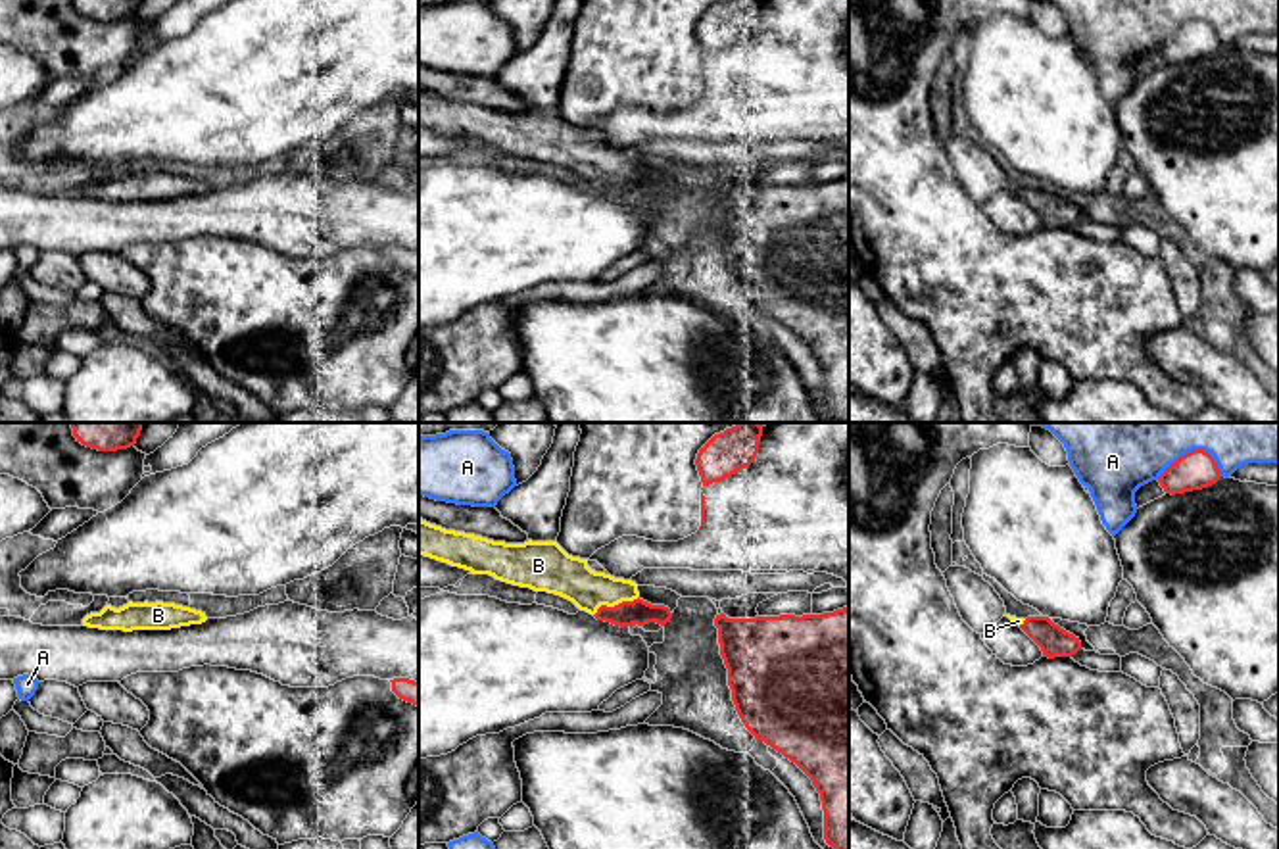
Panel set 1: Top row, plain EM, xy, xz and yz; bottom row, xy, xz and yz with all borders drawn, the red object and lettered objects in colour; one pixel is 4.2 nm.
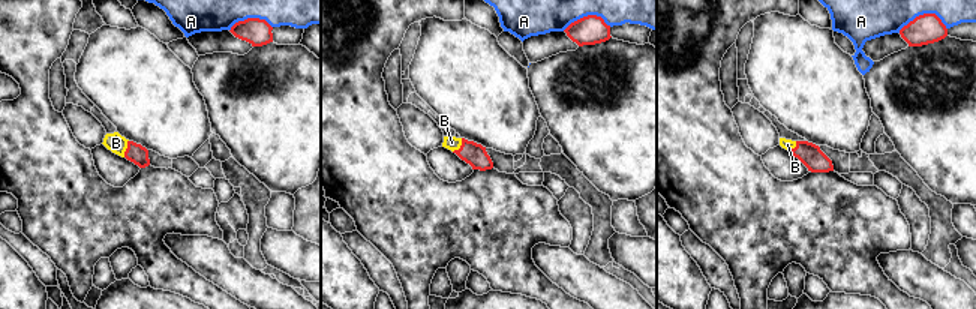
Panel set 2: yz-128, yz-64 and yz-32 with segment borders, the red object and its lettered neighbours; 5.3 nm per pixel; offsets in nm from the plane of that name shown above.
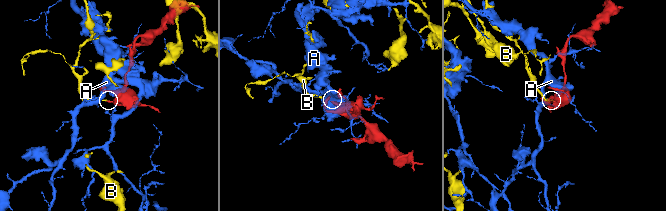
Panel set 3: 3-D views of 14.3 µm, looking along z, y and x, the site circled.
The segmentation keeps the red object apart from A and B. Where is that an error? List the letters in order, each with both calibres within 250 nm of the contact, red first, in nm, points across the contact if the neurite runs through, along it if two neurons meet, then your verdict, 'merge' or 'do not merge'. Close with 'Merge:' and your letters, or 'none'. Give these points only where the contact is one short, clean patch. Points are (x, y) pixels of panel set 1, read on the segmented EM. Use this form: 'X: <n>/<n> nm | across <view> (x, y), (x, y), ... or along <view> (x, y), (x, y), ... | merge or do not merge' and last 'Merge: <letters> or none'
A: 160/420 nm | do not merge
B: 110/180 nm | across xz (638, 611), (615, 606), (569, 577) | merge
Merge: B

